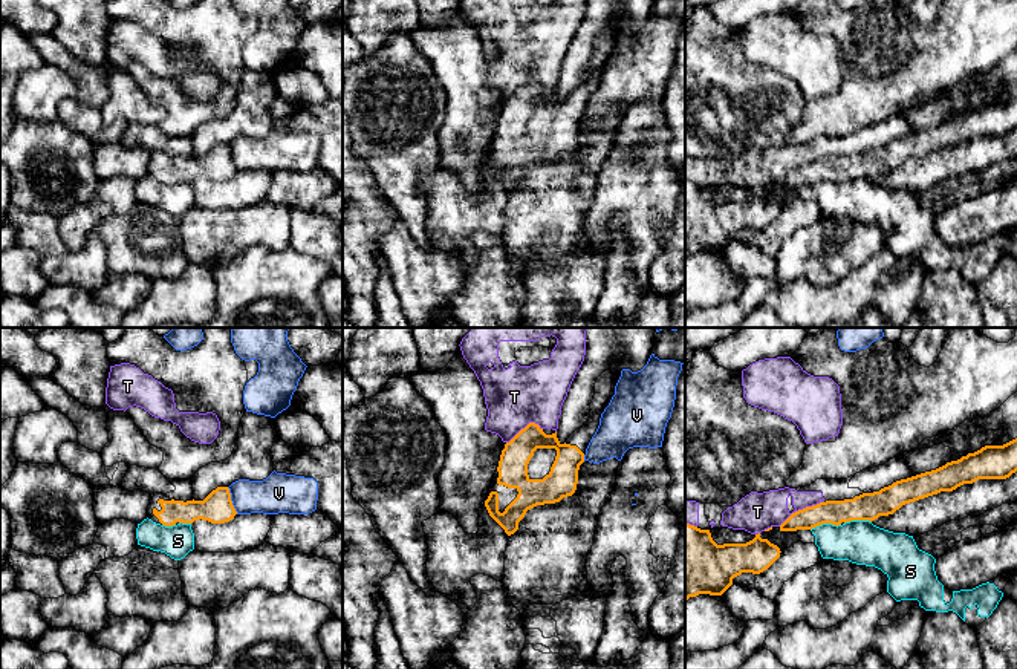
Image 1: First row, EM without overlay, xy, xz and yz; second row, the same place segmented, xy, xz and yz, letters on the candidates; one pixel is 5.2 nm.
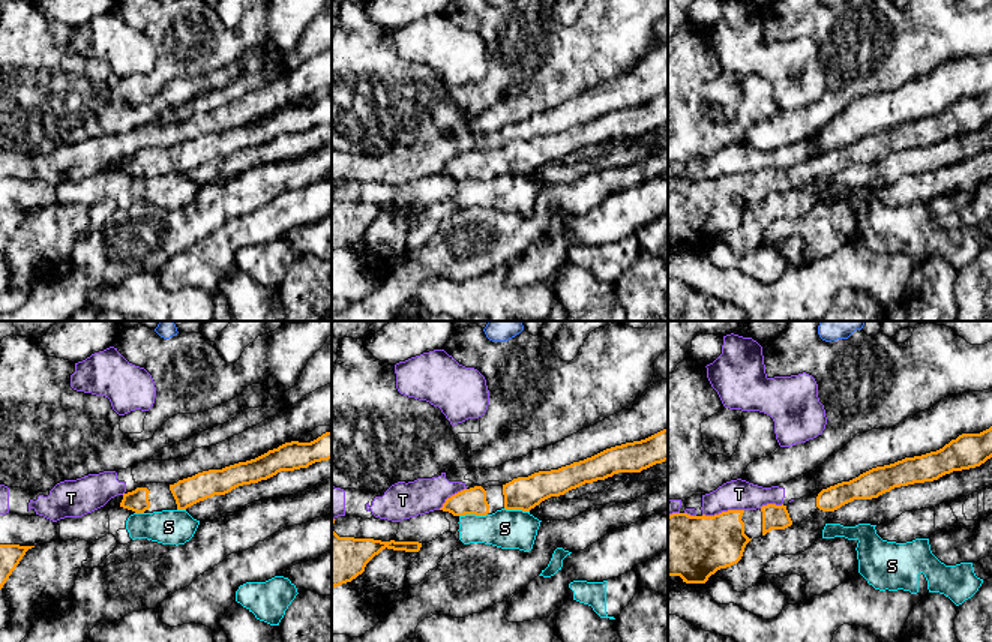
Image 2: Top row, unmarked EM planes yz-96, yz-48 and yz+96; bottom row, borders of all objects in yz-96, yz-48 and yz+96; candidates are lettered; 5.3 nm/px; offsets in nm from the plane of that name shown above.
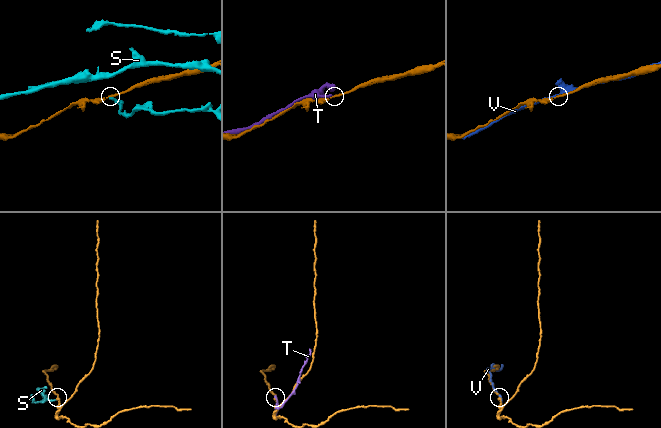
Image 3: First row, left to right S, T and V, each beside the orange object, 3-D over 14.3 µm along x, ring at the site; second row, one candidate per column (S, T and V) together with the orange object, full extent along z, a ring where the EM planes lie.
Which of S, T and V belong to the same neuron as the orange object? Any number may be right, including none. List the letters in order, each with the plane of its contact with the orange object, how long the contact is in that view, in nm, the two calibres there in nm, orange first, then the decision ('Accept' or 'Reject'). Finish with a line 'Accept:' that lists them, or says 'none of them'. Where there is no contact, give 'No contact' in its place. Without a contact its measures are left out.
S: Touches orange in yz. Shared border 160 nm. Thickness 140 nm (orange) against 240 nm. Reject
T: Touches orange in yz. Shared border 280 nm. Thickness 130 nm (orange) against 200 nm. Reject
V: Touches orange in xy. Shared border 160 nm. Thickness 160 nm (orange) against 200 nm. Reject
Accept: none of them

